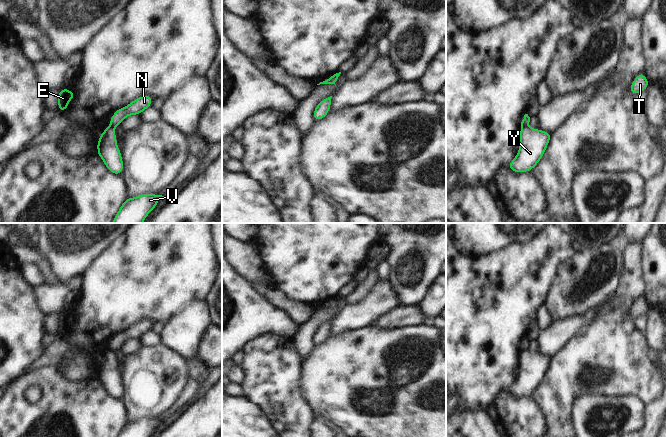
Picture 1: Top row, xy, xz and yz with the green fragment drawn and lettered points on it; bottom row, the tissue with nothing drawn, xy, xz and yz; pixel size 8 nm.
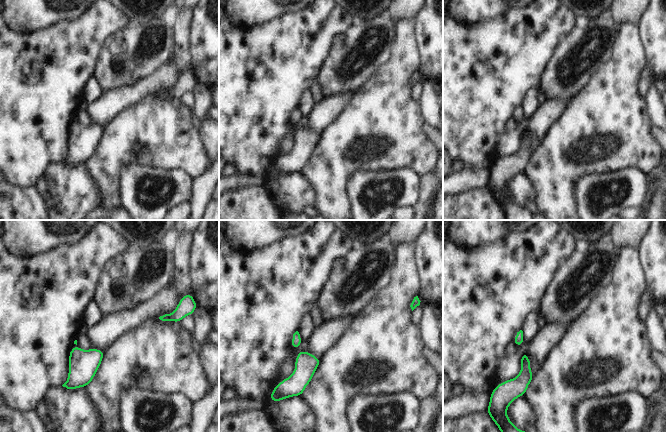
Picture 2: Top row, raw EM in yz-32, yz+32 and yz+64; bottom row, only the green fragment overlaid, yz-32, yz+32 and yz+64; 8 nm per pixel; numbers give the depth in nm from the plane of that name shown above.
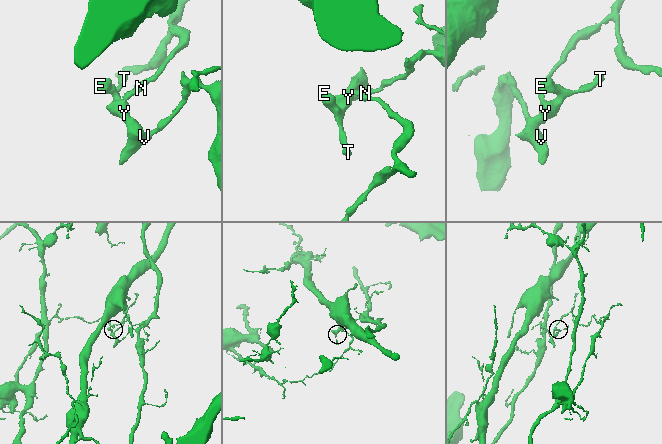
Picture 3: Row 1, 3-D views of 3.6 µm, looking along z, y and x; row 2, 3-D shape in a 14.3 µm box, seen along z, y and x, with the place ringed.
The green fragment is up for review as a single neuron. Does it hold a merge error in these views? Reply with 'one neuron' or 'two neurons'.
two neurons

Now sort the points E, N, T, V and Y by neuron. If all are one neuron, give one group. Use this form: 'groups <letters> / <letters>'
groups E T V Y / N

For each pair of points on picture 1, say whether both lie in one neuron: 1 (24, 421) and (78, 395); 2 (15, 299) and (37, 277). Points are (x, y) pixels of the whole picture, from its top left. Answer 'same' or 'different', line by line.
1: same
2: different

